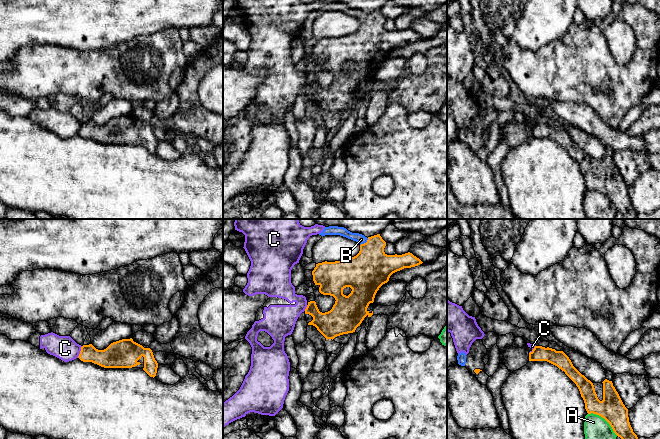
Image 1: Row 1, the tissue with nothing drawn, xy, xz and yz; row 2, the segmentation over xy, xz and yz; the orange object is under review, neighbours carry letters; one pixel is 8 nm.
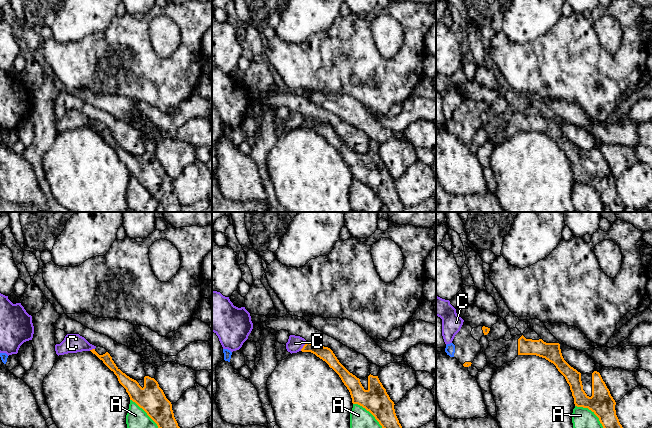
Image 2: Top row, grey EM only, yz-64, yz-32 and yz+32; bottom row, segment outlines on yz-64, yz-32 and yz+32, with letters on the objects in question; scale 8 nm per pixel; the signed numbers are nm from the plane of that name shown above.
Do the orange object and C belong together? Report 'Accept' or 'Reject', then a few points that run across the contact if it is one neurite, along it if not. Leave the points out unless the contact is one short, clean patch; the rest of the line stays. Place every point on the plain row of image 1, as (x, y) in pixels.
Reject. Line: xy (82, 122), (77, 133)

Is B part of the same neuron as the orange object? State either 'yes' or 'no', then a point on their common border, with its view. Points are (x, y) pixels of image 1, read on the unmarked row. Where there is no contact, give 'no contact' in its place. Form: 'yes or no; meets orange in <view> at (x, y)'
yes; meets orange in xz at (364, 19)

